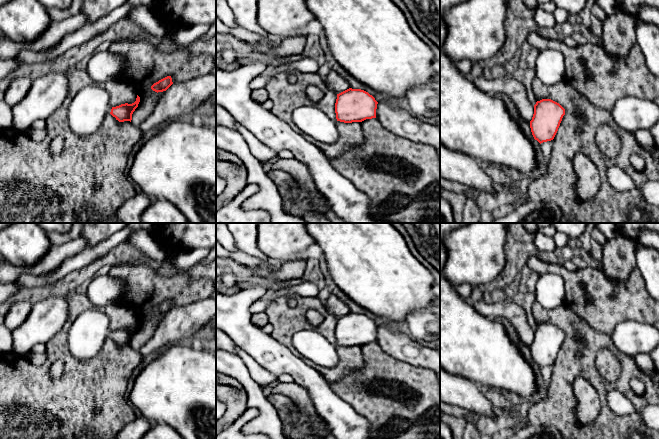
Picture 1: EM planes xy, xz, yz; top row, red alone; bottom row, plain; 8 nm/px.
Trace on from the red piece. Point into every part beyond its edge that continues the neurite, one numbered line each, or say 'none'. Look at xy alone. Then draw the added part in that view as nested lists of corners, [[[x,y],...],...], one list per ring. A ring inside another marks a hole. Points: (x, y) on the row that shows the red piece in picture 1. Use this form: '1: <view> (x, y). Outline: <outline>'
1: xy (87, 110). Outline: [[[97,85],[82,88],[69,103],[68,120],[74,133],[88,136],[96,132],[110,114],[108,92]]]

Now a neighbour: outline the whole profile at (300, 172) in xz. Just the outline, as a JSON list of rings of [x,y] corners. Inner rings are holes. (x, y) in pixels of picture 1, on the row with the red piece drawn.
[[[279,158],[271,164],[273,170],[278,173],[285,173],[294,178],[307,192],[311,205],[315,209],[330,211],[330,206],[325,197],[317,190],[309,168],[298,160]]]

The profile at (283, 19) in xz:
[[[258,0],[257,21],[269,35],[284,40],[306,36],[305,27],[315,19],[306,0]]]

